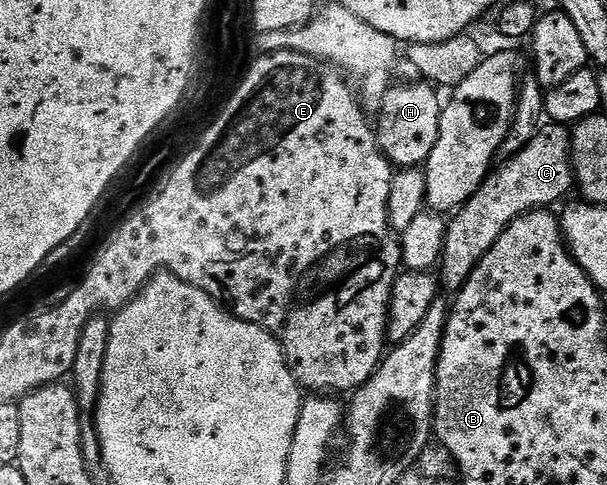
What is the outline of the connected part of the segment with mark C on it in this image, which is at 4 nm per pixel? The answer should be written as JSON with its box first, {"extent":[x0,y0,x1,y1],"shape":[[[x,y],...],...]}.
{"extent":[441,121,575,292],"shape":[[[548,121],[540,125],[537,136],[533,136],[533,140],[529,140],[529,144],[521,148],[521,152],[512,154],[503,160],[503,163],[501,162],[488,174],[483,181],[483,187],[465,205],[454,211],[453,217],[448,221],[441,263],[441,271],[443,270],[441,286],[444,291],[458,292],[464,286],[473,268],[477,268],[477,264],[487,255],[489,248],[497,244],[501,232],[505,232],[505,228],[514,218],[518,218],[520,214],[527,214],[531,210],[554,207],[554,202],[561,201],[570,190],[572,193],[575,186],[575,173],[571,167],[571,135],[568,127],[562,126],[559,122]]]}

